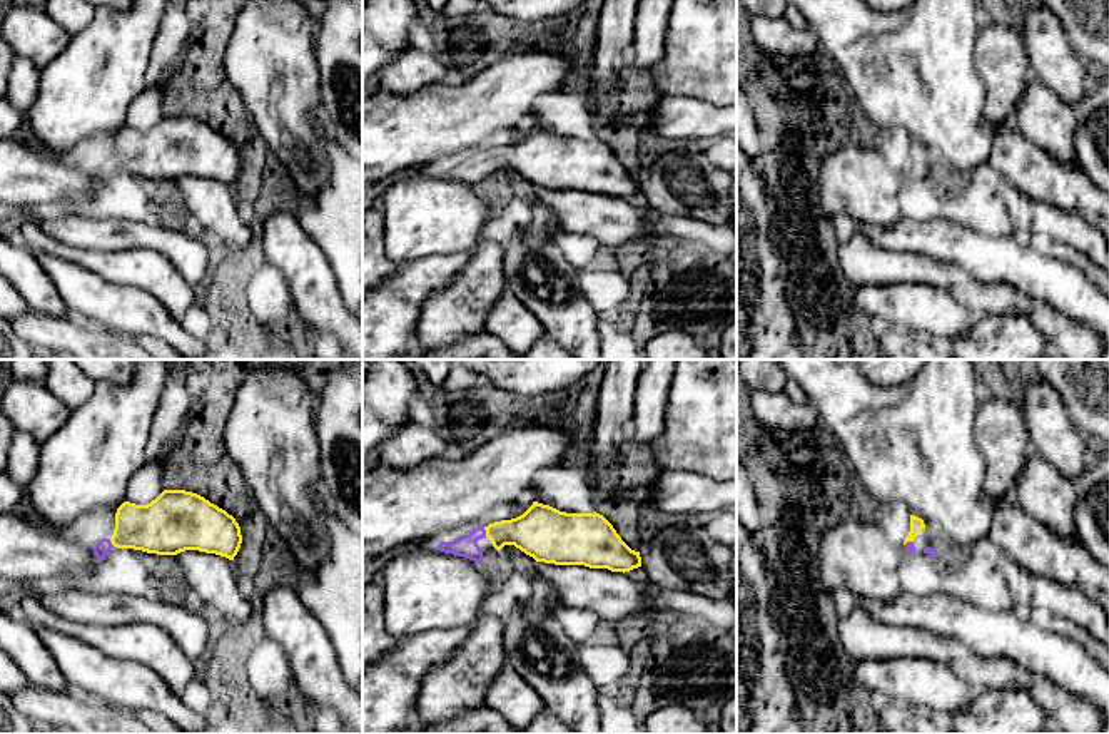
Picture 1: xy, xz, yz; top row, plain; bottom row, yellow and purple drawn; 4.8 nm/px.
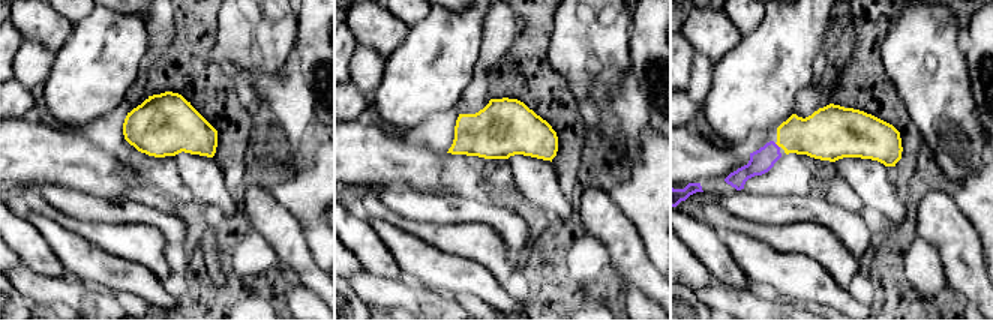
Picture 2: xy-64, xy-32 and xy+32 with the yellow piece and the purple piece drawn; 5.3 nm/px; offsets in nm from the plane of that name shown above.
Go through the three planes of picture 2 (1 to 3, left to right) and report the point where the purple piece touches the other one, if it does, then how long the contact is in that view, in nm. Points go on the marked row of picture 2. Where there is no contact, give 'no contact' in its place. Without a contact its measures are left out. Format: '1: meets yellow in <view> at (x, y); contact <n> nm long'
1: no contact
2: no contact
3: meets yellow in xy+32 at (777, 144); contact 40 nm long

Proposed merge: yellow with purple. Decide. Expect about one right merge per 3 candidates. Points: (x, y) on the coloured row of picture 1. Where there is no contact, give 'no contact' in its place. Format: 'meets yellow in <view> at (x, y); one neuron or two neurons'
meets yellow in xz at (486, 532); one neuron

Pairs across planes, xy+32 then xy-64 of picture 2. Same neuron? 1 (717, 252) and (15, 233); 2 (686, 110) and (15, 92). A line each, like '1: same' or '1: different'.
1: same
2: same

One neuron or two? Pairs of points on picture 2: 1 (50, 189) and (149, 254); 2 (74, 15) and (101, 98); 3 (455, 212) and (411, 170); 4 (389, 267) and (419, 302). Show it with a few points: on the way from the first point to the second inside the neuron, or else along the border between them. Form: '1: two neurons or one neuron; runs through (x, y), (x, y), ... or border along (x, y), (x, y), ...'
1: two neurons; border along (65, 213), (87, 221), (134, 224)
2: two neurons; border along (87, 15), (74, 26)
3: two neurons; border along (401, 185), (435, 194)
4: two neurons; border along (365, 270), (399, 279)

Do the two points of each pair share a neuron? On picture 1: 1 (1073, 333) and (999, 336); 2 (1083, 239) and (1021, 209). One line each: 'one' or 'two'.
1: two
2: one

